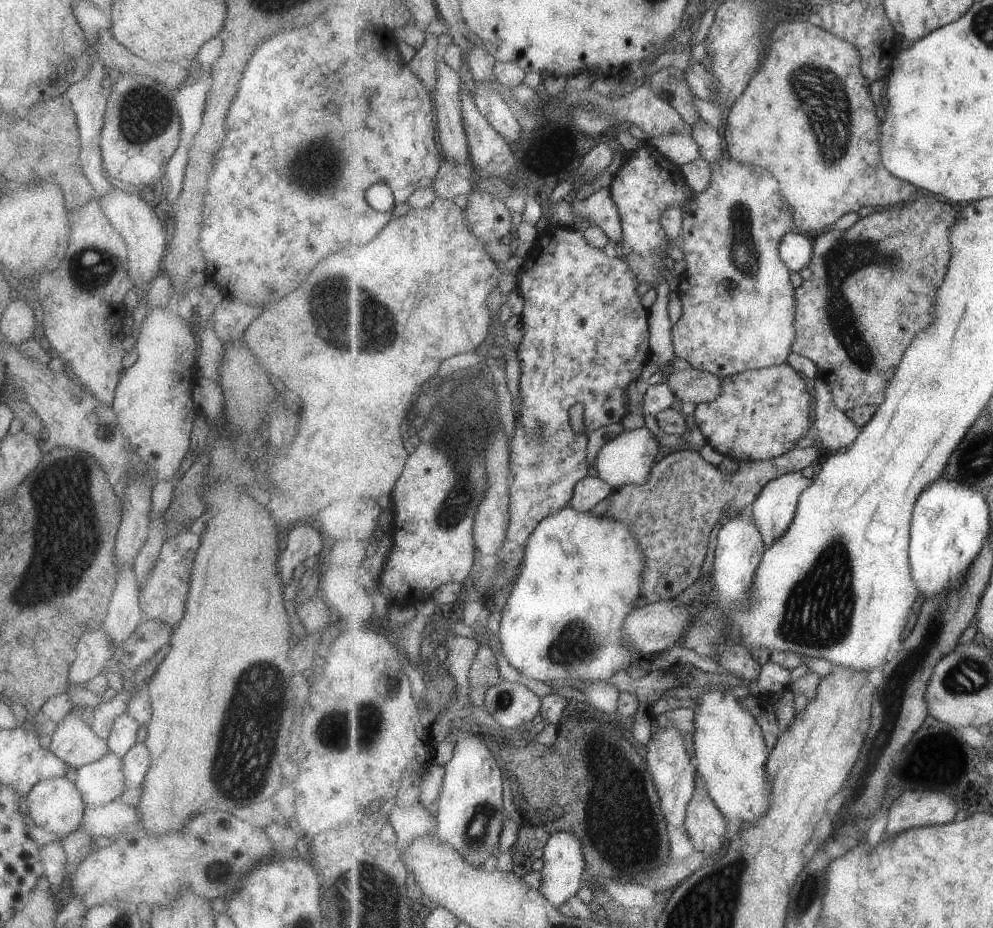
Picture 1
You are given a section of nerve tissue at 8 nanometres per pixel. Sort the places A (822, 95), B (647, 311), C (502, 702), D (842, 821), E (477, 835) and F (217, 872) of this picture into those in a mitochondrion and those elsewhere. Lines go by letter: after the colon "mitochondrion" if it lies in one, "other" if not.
A: mitochondrion
B: other
C: mitochondrion
D: other
E: mitochondrion
F: mitochondrion

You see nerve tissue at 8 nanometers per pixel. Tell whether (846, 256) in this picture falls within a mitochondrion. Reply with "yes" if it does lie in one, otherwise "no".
yes

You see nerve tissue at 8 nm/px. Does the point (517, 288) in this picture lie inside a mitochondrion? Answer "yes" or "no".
no

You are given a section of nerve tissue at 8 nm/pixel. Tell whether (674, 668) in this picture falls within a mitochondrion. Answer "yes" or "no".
no

